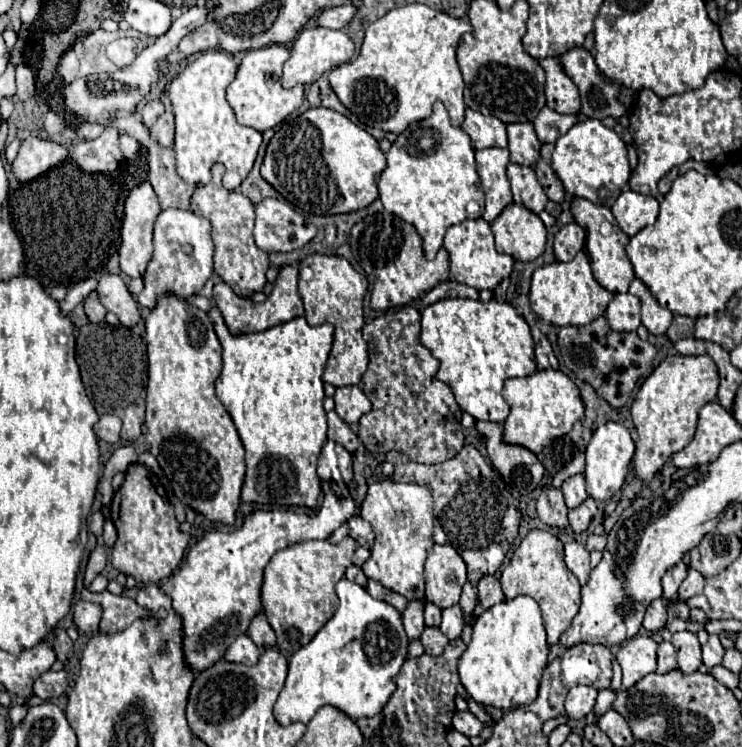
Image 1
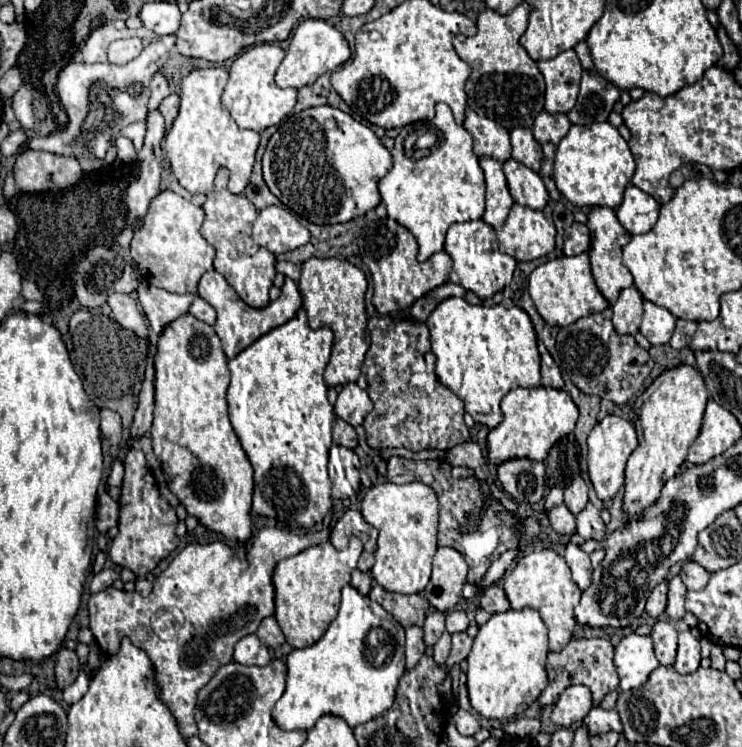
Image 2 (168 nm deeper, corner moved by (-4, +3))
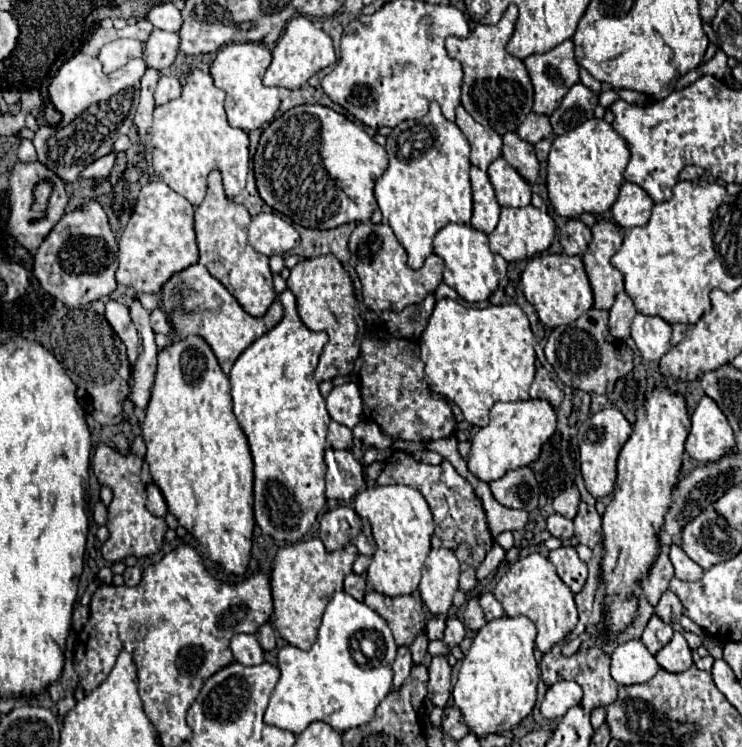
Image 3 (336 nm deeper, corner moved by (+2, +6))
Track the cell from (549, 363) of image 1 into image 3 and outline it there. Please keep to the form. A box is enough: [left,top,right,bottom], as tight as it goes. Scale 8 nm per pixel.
[529,364,563,408]

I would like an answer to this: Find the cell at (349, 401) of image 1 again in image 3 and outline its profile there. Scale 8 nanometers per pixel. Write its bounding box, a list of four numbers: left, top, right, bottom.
[327,380,363,428]

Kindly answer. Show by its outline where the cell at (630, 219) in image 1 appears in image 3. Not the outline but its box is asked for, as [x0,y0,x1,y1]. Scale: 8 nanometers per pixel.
[611,182,655,230]

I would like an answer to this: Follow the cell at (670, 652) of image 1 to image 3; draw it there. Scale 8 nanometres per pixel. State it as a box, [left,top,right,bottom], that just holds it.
[641,614,673,654]

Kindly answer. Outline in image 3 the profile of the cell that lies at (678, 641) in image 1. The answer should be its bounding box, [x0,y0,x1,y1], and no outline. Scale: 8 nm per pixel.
[655,632,693,672]

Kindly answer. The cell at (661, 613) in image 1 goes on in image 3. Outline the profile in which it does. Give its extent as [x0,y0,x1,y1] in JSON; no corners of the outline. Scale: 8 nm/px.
[641,548,673,606]

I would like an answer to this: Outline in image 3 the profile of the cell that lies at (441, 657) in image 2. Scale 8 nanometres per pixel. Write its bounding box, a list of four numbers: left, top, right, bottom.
[429,656,451,708]

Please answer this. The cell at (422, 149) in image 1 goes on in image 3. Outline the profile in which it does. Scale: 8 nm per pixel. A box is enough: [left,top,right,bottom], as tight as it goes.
[375,102,473,268]

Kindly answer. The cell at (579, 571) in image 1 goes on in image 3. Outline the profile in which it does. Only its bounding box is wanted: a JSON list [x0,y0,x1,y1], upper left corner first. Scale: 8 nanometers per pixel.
[549,548,587,592]

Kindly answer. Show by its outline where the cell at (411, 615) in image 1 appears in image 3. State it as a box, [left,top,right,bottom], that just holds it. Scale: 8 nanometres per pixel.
[393,646,413,688]

